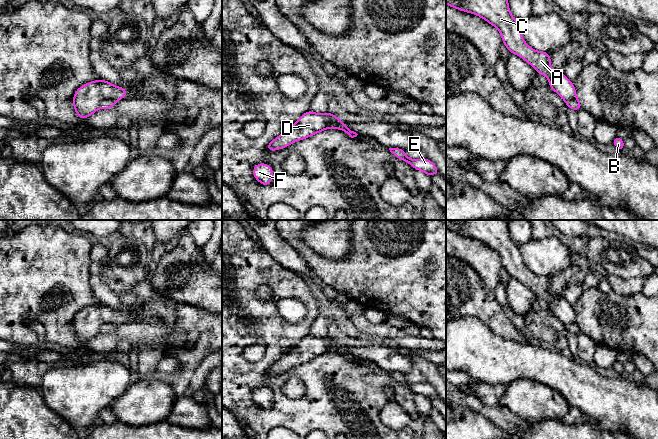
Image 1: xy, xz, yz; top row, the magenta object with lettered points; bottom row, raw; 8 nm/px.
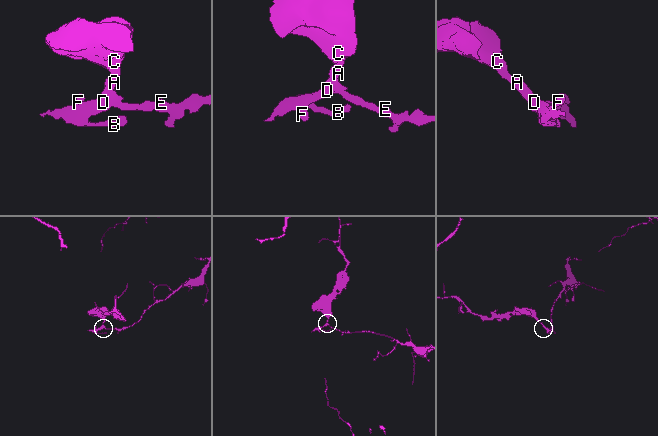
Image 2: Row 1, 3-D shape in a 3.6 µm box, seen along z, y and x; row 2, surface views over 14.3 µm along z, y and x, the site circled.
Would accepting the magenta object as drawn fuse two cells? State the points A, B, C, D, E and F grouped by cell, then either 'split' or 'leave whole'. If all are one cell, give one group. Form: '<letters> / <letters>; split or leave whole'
A B C D F / E; split

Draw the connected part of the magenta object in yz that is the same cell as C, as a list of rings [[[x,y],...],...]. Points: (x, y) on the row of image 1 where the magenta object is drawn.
[[[446,0],[446,4],[460,11],[477,15],[496,27],[508,51],[533,66],[539,75],[546,76],[549,87],[565,103],[577,98],[573,82],[564,73],[560,74],[557,68],[551,68],[549,53],[536,51],[525,42],[519,21],[510,12],[508,0]]]

